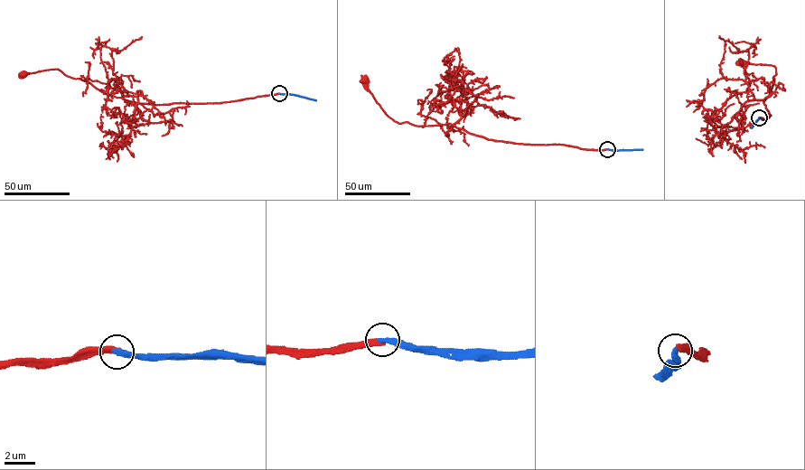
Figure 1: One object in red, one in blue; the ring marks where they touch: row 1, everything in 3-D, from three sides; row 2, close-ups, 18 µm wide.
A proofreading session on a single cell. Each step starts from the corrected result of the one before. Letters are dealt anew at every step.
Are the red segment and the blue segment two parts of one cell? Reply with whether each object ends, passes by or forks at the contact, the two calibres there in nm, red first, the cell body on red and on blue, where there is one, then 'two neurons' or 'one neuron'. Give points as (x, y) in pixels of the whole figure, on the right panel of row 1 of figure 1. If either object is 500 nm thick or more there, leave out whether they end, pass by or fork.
red ends; blue ends; calibres 400 and 400 nm; soma red (741, 62); soma blue none; one neuron

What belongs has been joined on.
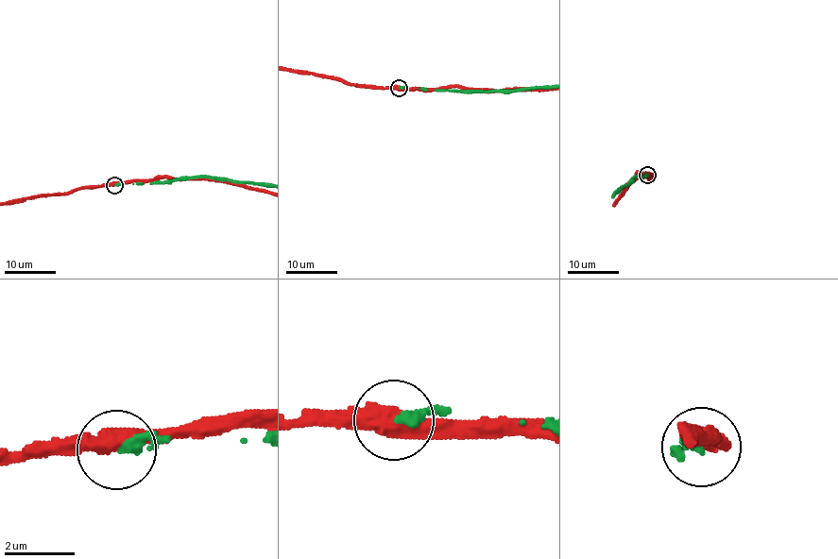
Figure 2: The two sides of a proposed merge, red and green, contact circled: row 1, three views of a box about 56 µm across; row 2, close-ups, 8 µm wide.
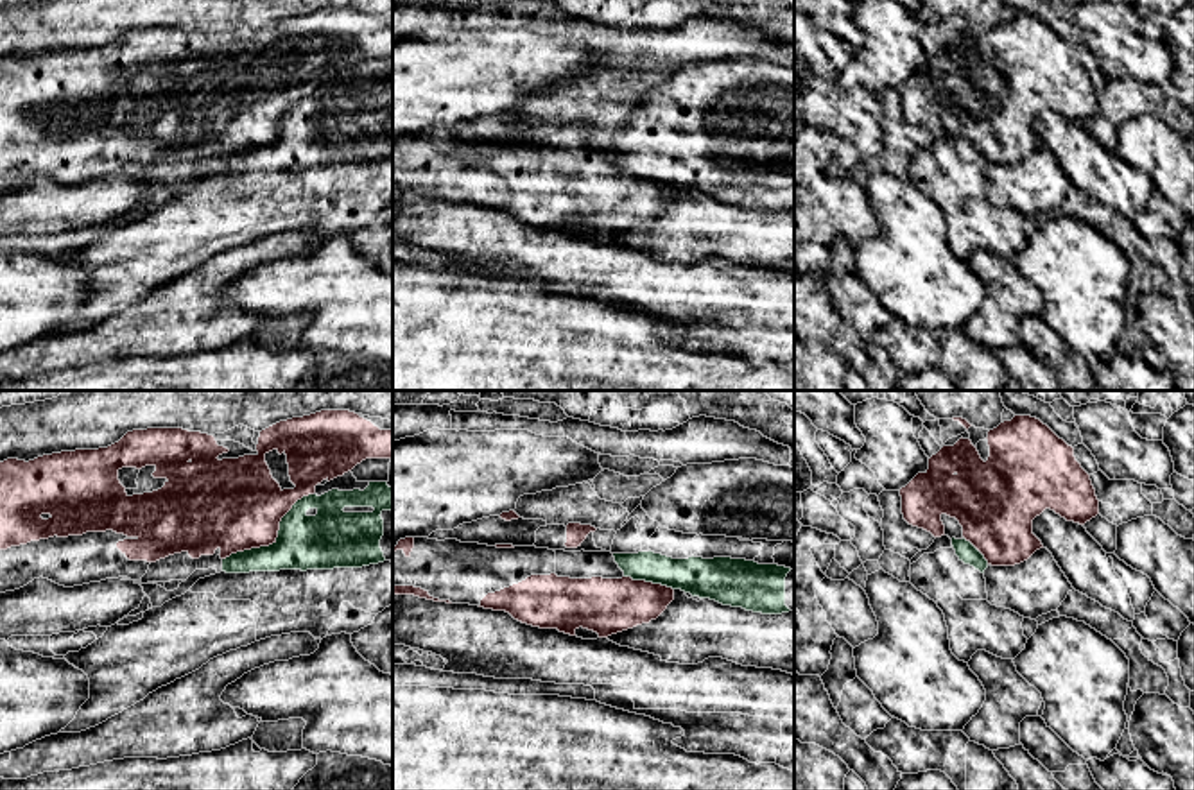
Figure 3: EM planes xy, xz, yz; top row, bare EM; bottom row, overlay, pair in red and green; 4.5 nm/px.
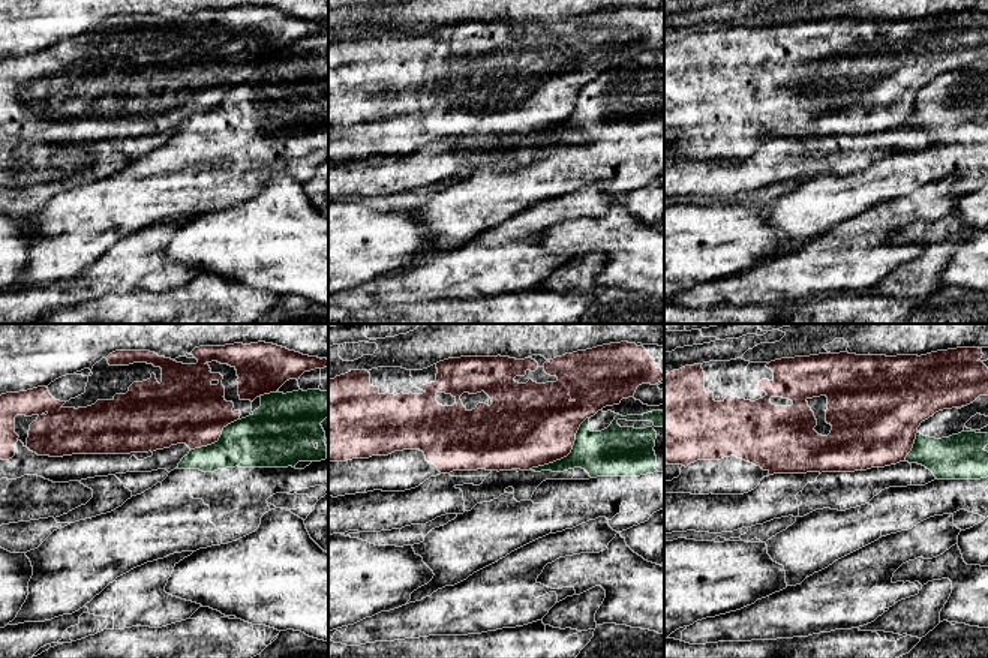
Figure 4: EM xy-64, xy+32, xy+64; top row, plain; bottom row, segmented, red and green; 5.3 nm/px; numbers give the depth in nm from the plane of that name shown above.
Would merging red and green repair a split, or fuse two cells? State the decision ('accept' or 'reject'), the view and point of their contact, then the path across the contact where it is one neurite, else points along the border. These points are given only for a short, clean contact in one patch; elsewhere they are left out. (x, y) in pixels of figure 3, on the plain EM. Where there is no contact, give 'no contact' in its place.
reject; contact xy (275, 138); border xy (312, 92), (282, 117), (271, 142), (223, 158)

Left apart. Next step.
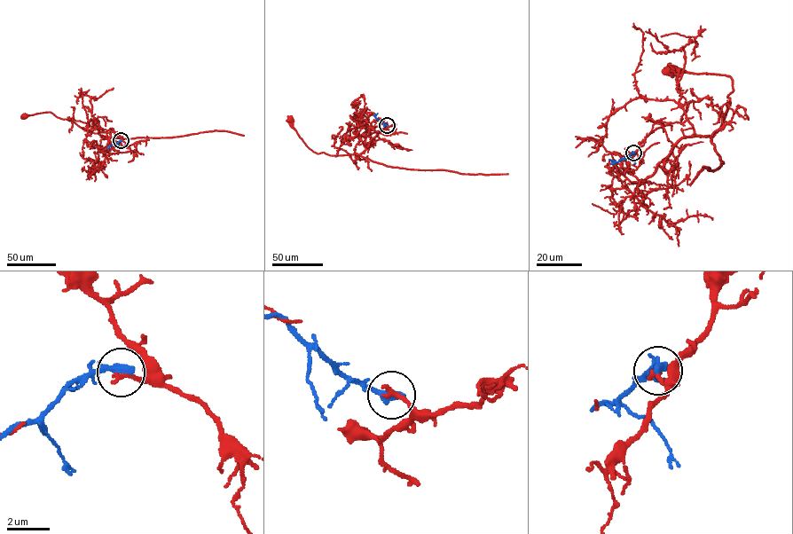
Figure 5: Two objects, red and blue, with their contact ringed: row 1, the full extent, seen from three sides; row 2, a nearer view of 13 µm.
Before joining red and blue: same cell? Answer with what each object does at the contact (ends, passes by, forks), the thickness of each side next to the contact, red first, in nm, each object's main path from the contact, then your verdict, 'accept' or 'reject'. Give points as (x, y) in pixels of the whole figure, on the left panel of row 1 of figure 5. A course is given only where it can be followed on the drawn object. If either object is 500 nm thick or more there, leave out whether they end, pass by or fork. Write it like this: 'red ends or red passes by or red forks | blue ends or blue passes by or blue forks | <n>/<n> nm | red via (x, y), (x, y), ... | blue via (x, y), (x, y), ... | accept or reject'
red ends | blue ends | 260/440 nm | red via (121, 141), (110, 130), (99, 126), (104, 131), (94, 133), (50, 112), (25, 115) | blue via (121, 140), (110, 146) | reject

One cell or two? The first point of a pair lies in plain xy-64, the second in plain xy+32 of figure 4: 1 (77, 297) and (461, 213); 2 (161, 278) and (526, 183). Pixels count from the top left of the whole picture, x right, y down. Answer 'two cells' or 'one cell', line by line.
1: two cells
2: two cells

